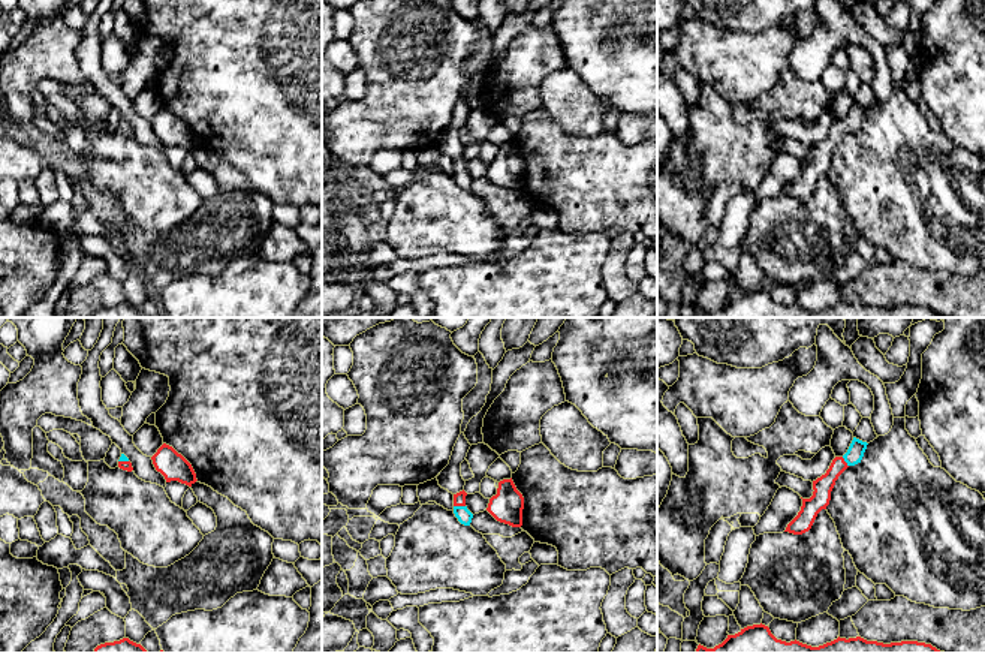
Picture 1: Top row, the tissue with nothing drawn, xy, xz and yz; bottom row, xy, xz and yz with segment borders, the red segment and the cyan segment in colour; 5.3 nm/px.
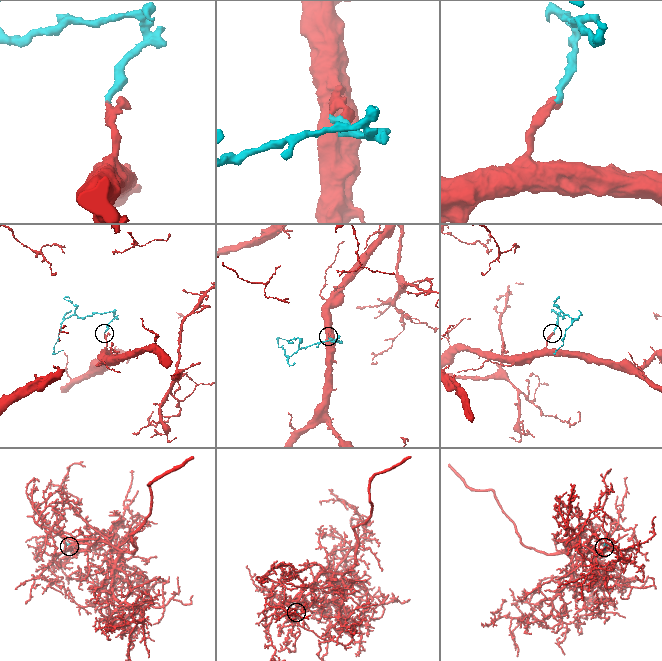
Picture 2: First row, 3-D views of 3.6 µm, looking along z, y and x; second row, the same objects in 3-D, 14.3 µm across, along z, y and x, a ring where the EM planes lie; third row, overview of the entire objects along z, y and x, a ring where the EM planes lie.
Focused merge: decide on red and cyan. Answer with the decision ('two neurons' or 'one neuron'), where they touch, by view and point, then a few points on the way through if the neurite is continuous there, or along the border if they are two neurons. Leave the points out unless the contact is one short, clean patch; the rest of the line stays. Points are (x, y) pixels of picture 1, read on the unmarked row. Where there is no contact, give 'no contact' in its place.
one neuron; meets red in xz at (460, 169); runs through xz (460, 162), (460, 169), (461, 177)

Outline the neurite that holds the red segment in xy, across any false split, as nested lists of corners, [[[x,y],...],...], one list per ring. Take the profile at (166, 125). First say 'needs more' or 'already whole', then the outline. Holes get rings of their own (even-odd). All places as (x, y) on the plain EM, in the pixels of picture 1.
already whole | [[[166,108],[157,114],[151,124],[156,135],[165,141],[166,147],[178,145],[192,151],[198,145],[192,129]]]

